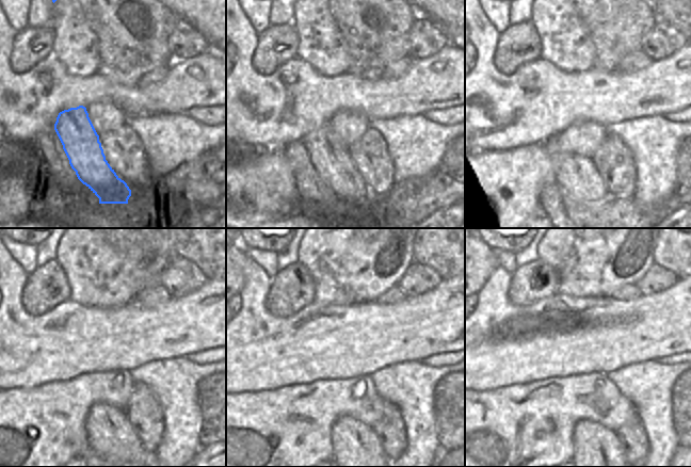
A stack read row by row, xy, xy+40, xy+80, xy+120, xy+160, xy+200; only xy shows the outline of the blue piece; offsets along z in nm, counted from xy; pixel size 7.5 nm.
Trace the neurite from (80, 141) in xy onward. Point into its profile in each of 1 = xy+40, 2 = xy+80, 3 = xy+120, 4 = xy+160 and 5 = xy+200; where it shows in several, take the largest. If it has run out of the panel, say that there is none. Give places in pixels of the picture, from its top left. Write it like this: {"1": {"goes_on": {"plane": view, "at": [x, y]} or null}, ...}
{"1": {"goes_on": {"plane": "xy+40", "at": [330, 158]}}, "2": {"goes_on": {"plane": "xy+80", "at": [576, 175]}}, "3": {"goes_on": {"plane": "xy+120", "at": [110, 434]}}, "4": {"goes_on": {"plane": "xy+160", "at": [354, 445]}}, "5": {"goes_on": {"plane": "xy+200", "at": [594, 445]}}}

